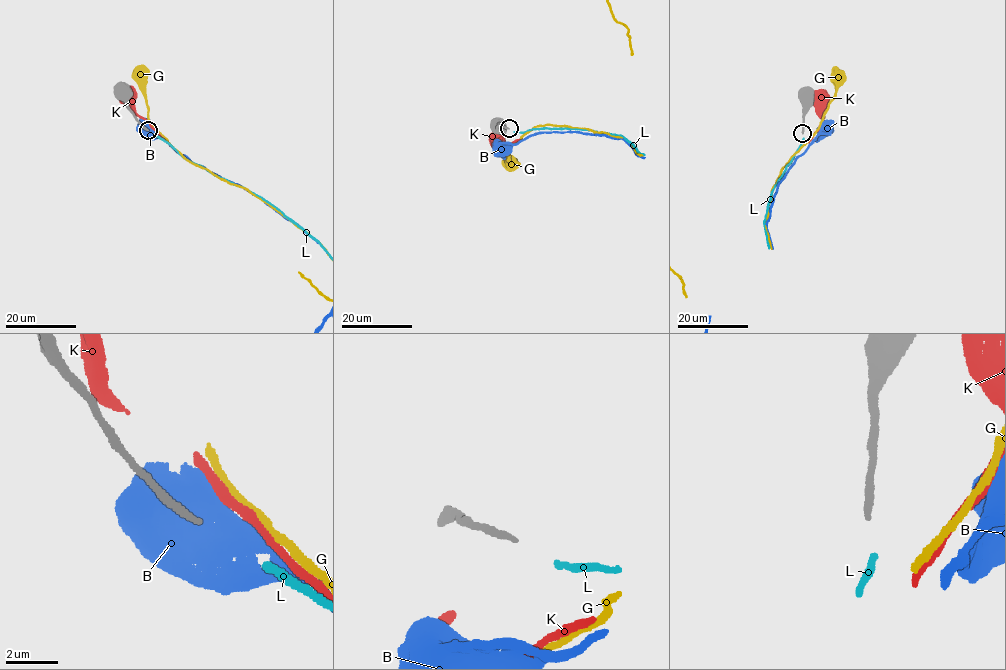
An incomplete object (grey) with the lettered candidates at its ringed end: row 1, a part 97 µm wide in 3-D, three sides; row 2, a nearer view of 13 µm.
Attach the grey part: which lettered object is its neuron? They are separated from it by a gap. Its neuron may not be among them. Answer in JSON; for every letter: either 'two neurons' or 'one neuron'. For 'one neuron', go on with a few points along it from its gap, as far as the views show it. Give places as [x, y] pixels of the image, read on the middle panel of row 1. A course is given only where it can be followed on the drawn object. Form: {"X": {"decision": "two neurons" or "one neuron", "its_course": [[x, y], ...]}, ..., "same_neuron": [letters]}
{"B": {"decision": "two neurons"}, "G": {"decision": "two neurons"}, "K": {"decision": "two neurons"}, "L": {"decision": "one neuron"}, "same_neuron": ["L"]}

